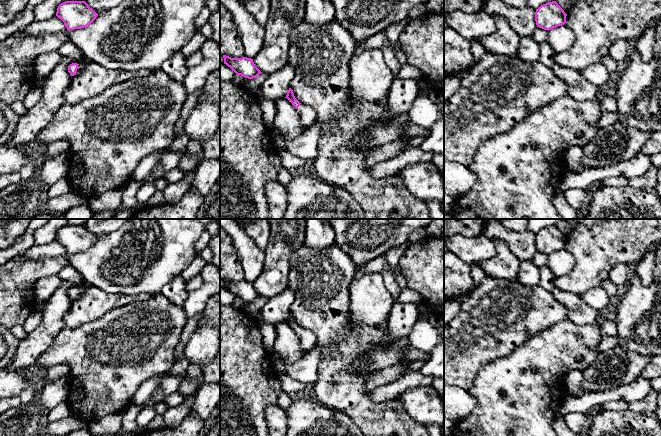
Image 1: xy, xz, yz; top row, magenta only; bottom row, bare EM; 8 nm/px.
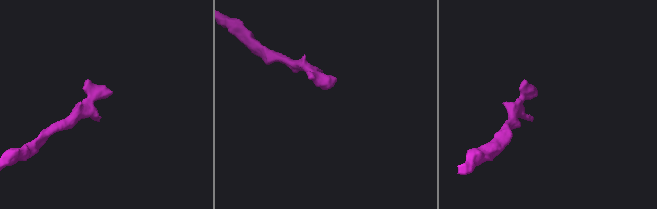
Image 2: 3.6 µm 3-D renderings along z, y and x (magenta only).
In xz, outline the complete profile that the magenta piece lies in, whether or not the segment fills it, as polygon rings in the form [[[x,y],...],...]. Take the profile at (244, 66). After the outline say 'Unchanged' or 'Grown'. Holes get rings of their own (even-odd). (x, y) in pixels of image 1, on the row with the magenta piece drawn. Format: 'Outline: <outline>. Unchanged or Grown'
Outline: [[[223,55],[224,64],[230,67],[237,75],[241,75],[248,79],[256,78],[262,72],[255,66],[253,59],[242,57],[242,58],[231,58]]]. Unchanged

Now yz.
Outline: [[[556,1],[541,5],[535,12],[536,25],[544,30],[551,30],[566,23],[567,14]]]. Unchanged

